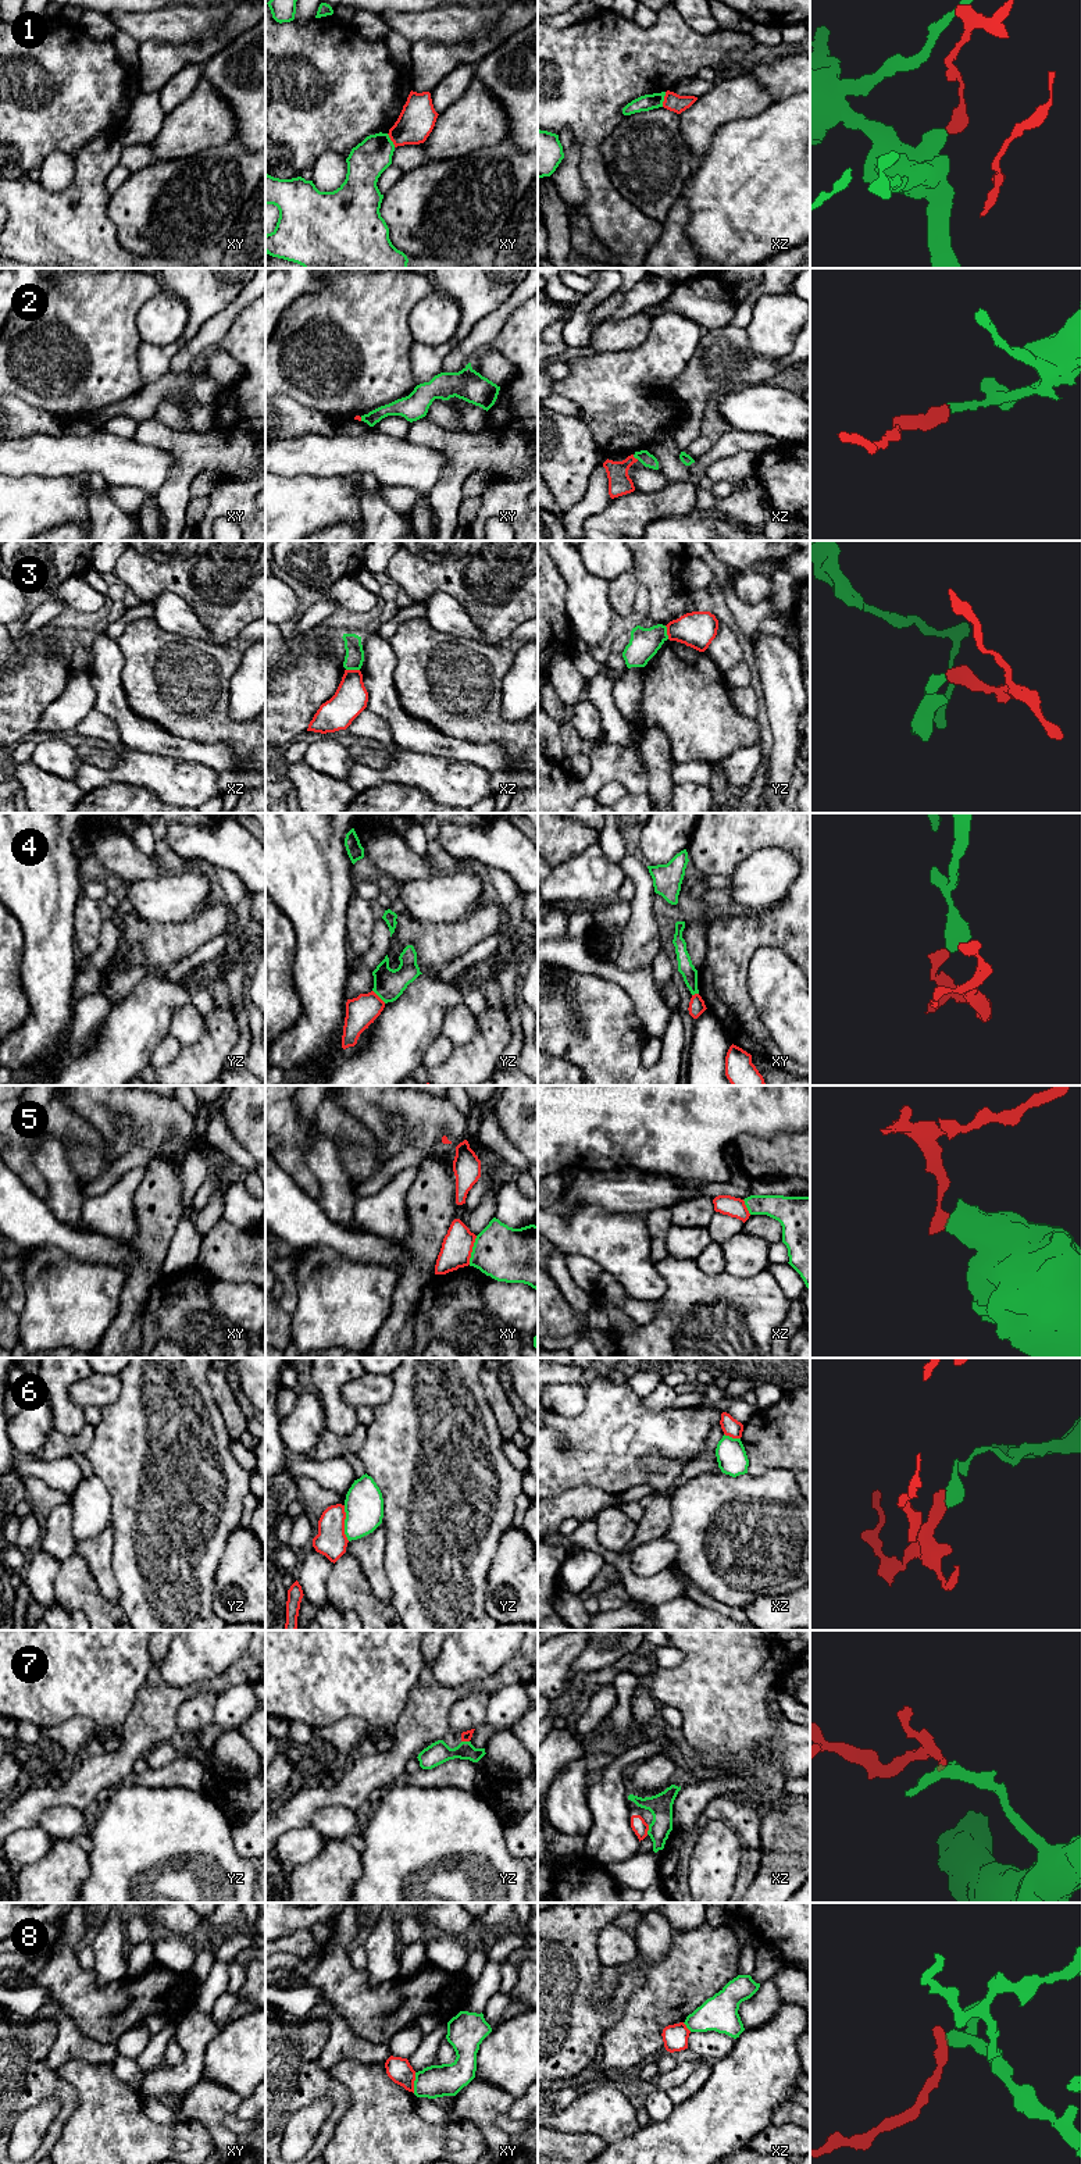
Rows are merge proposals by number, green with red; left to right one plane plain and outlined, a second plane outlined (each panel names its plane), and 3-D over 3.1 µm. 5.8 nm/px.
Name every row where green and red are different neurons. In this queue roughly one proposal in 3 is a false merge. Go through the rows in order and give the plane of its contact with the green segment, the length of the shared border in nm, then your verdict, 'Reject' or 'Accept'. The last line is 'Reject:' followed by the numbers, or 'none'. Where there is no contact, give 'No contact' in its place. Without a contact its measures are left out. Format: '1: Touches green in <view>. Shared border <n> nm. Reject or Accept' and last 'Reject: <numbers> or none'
1: Touches green in xz. Shared border 90 nm. Reject
2: Touches green in xz. Shared border 50 nm. Accept
3: Touches green in xz. Shared border 80 nm. Reject
4: Touches green in yz. Shared border 110 nm. Reject
5: Touches green in xy. Shared border 180 nm. Reject
6: Touches green in yz. Shared border 220 nm. Reject
7: Touches green in xz. Shared border 60 nm. Accept
8: Touches green in xy. Shared border 120 nm. Reject
Reject: 1, 3, 4, 5, 6, 8

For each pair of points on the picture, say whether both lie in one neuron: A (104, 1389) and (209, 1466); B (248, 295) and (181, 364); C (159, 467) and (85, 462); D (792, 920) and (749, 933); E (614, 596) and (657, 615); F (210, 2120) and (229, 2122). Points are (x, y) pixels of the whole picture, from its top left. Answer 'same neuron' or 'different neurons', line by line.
A: different neurons
B: same neuron
C: same neuron
D: same neuron
E: same neuron
F: different neurons

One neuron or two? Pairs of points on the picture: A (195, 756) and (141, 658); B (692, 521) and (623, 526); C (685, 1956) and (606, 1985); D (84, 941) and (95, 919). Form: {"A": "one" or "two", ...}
{"A": "two", "B": "two", "C": "one", "D": "one"}

